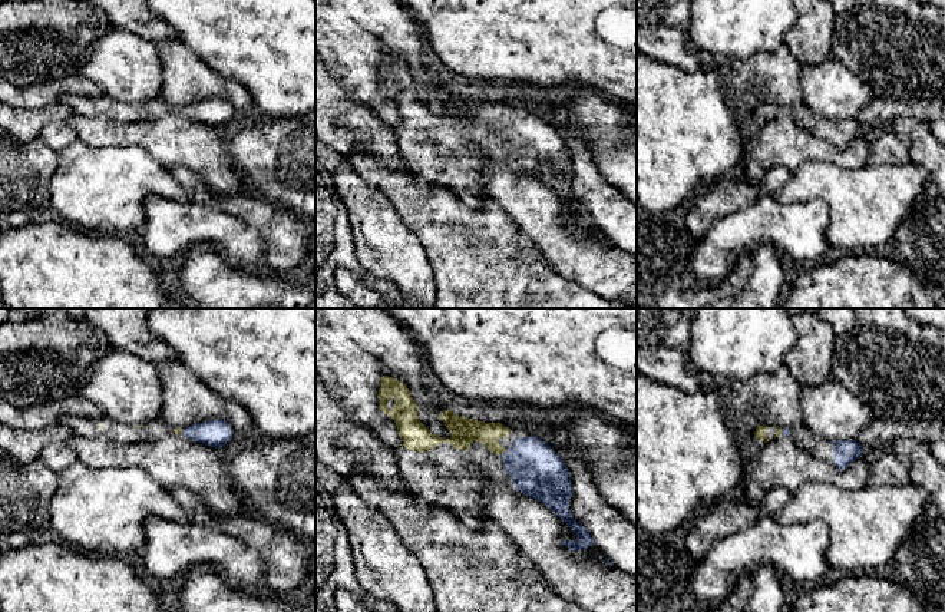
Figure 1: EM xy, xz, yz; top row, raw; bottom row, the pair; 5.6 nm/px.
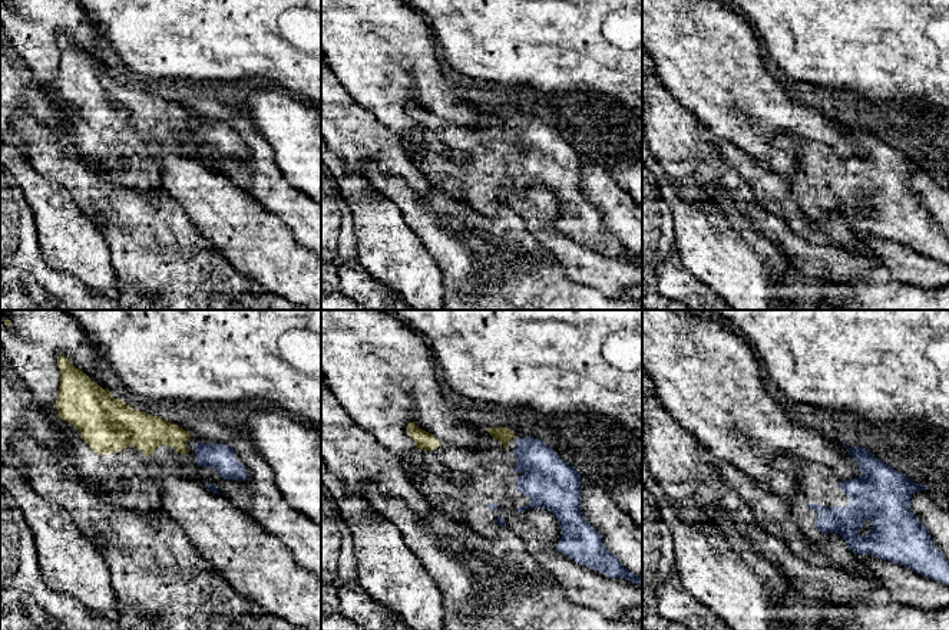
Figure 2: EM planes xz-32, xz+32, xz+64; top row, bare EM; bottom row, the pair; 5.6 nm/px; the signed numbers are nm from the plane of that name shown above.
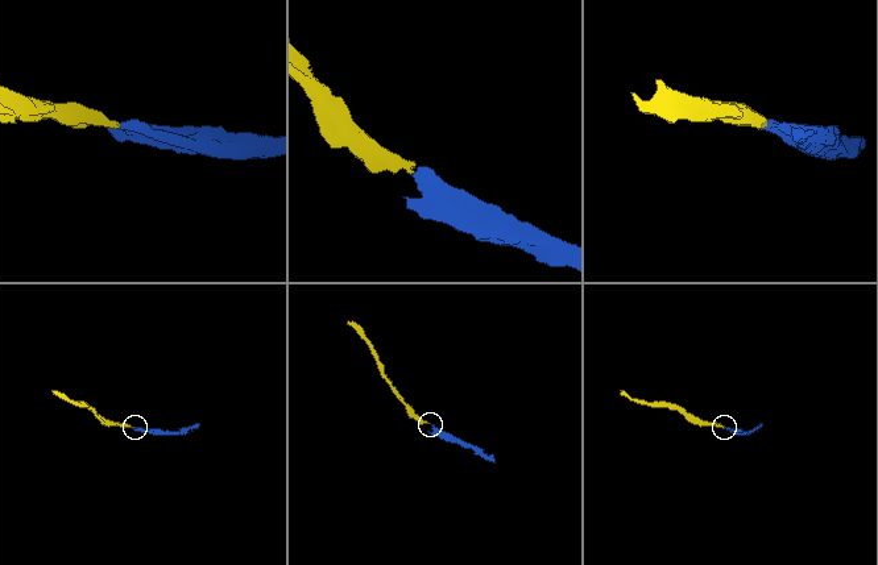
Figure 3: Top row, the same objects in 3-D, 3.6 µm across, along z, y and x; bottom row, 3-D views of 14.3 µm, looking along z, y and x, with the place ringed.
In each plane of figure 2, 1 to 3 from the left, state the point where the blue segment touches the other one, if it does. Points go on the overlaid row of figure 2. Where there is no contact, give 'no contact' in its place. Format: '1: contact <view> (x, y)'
1: no contact
2: no contact
3: no contact

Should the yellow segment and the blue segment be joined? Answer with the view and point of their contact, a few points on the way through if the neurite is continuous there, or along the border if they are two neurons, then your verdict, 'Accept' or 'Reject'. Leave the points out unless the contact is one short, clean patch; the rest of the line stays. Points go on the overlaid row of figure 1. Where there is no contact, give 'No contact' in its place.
Touches yellow at xz (502, 453). Path across: xz (465, 432), (481, 432), (502, 453), (525, 460), (537, 472). Accept

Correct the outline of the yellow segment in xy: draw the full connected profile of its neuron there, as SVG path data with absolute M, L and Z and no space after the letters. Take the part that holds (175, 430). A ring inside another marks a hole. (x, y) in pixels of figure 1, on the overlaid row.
M221 419L196 423L185 429L174 429L174 433L214 449L224 447L234 434L229 424Z

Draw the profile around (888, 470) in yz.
M893 453L880 457L869 466L869 487L909 484L909 467Z

